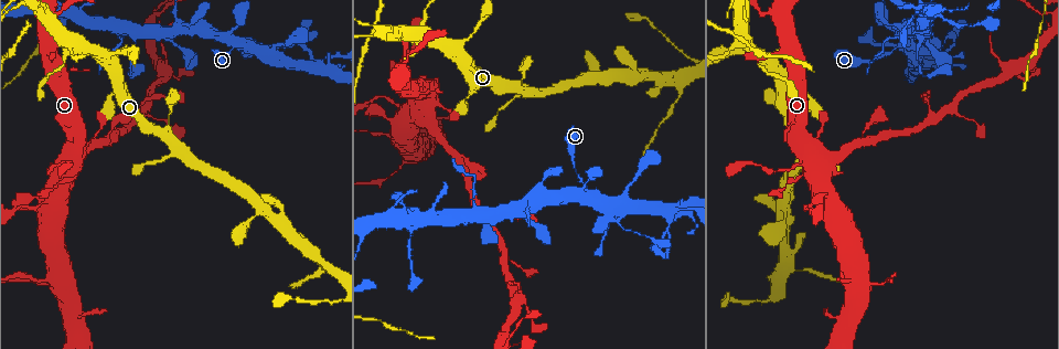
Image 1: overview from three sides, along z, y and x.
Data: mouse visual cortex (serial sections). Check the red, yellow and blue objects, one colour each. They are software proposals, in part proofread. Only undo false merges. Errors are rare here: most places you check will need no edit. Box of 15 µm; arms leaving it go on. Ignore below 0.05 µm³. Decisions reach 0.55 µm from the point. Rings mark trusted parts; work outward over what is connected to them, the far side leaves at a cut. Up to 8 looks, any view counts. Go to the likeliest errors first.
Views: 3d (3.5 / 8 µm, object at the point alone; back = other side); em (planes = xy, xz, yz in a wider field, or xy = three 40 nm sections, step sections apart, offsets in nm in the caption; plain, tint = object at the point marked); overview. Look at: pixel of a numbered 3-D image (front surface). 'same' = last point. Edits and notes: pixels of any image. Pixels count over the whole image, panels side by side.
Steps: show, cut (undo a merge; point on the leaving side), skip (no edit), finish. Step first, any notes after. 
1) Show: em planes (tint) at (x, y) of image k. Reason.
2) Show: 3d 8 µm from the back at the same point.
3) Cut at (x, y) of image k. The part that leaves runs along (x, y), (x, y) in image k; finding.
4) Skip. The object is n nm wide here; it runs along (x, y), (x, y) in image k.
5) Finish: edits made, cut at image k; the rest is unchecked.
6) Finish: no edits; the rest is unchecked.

Show: 3d 8 µm at (575, 166) of image 1. Thin neck.

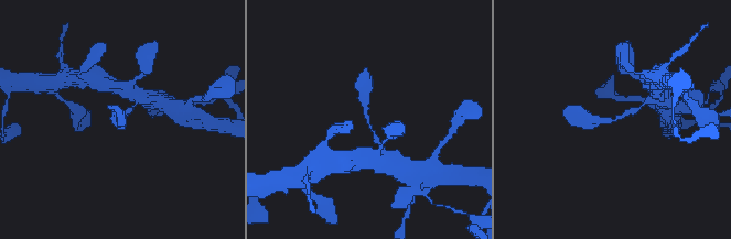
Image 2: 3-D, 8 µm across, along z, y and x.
Show: em xy step 5 (tint) at (368, 126) of image 2. The arms are 200, 300 nm wide; now the EM.

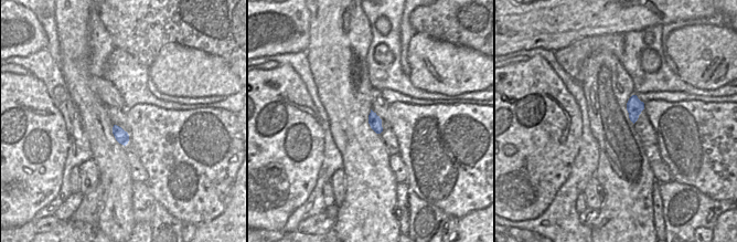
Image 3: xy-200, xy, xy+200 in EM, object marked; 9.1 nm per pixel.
Skip. It runs along (365, 94), (365, 115), (382, 148) in image 2; all the same cell.

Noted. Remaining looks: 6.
Show: 3d 3.5 µm at (472, 200) of image 1. Thin neck.

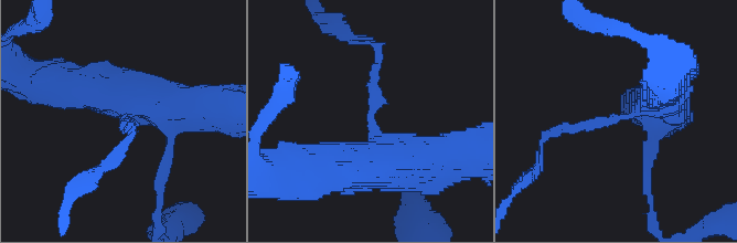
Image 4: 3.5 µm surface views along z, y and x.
Show: em planes (tint) at (125, 116) of image 4. The arms are 150, 600 nm wide.

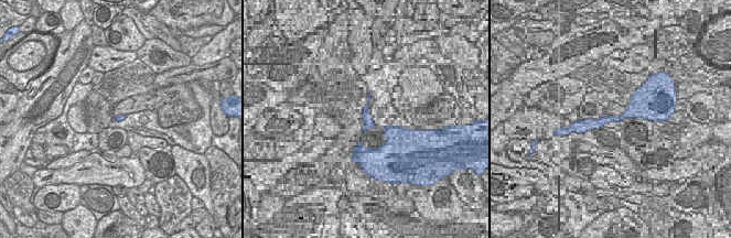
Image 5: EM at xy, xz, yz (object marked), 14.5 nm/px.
Cut at (374, 93) of image 4. The part that leaves runs along (375, 128), (378, 50), (369, 41) in image 4; a second cell is stuck on.

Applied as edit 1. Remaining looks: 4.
Show: em xy step 2 (tint) at (35, 283) of image 1. A narrow waist.

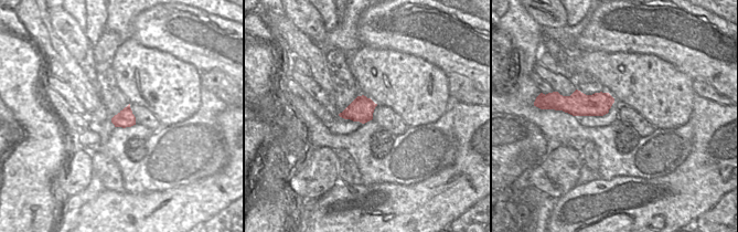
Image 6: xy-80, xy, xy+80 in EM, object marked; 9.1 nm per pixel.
Show: 3d 3.5 µm at the same point.

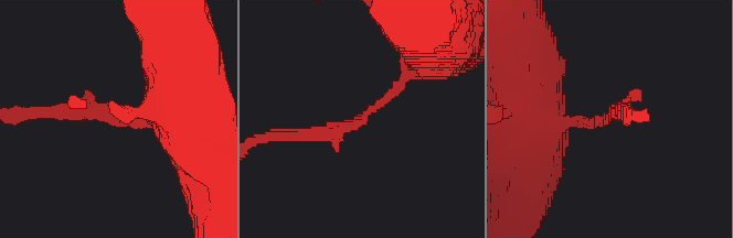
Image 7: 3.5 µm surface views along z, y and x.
Skip. The arms are 200, 250 nm wide; it runs along (418, 58), (351, 126), (299, 134) in image 7; one cell here.

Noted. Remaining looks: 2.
Finish: edits made, cut at image 4; the rest is unchecked.

